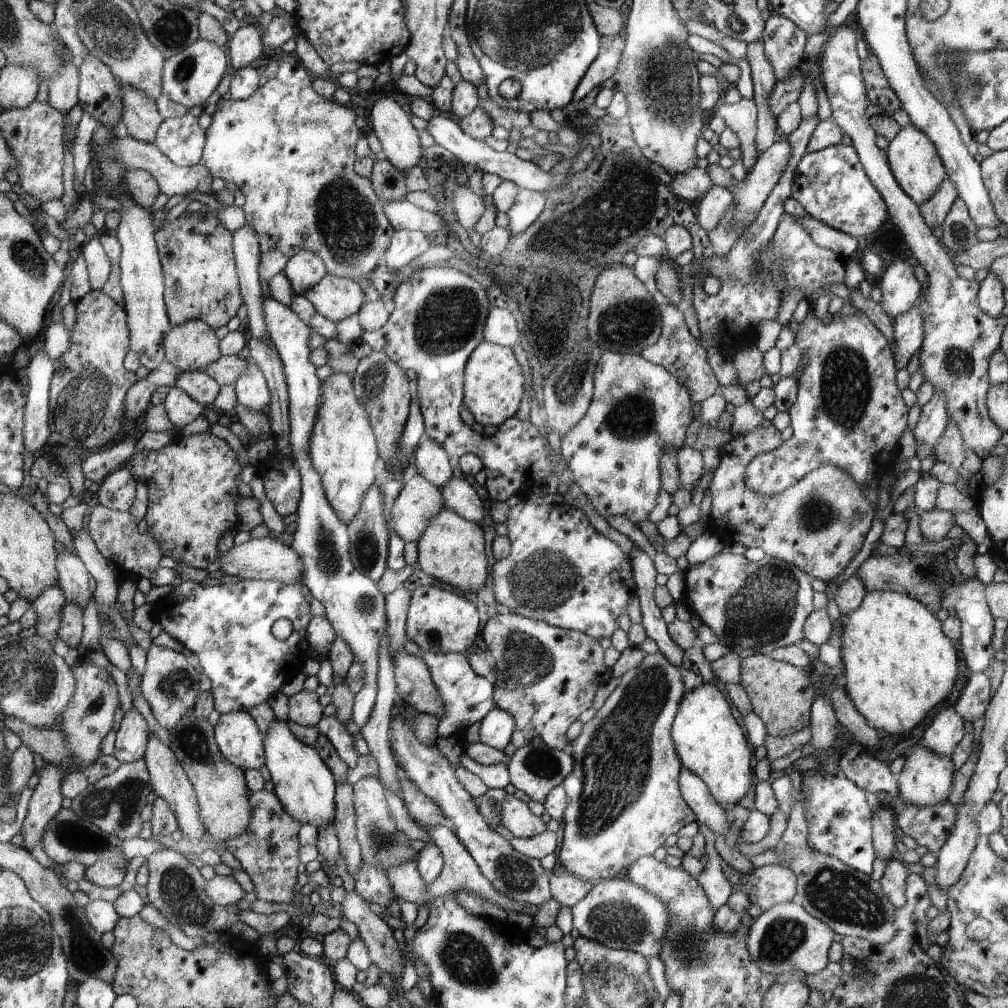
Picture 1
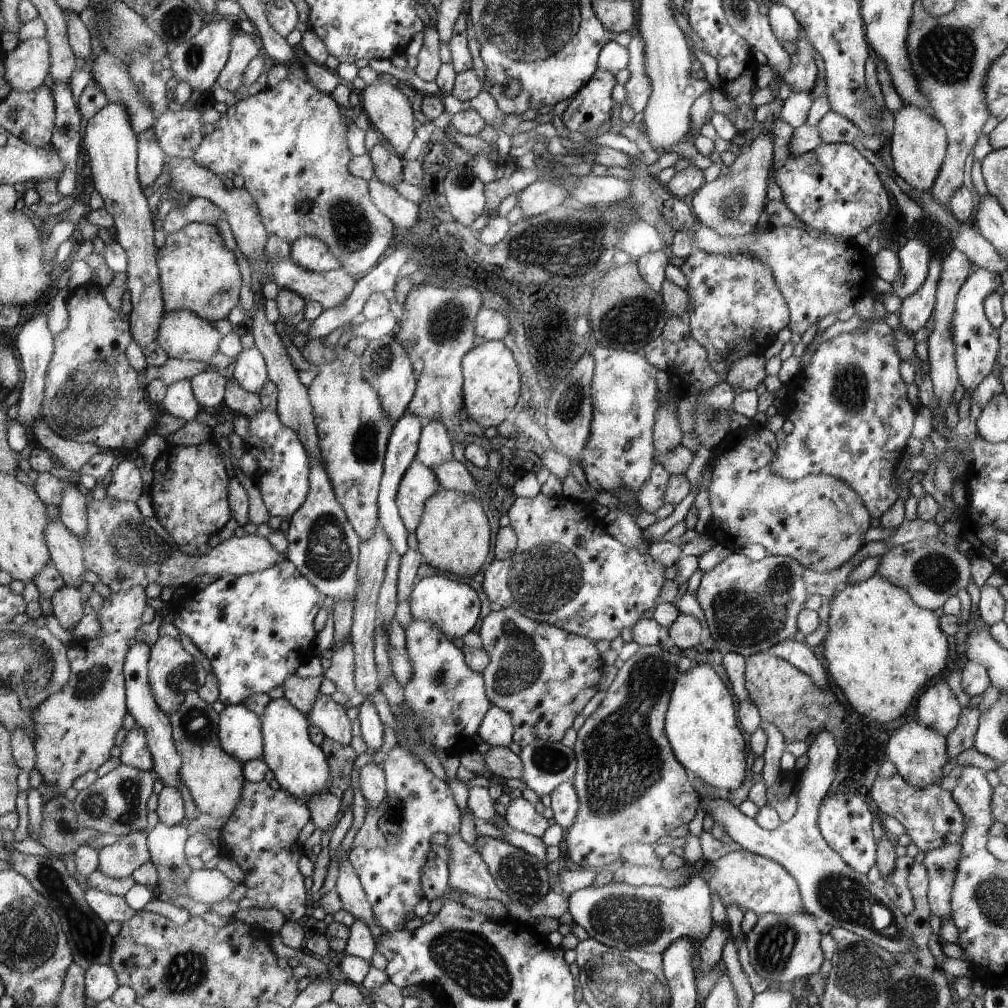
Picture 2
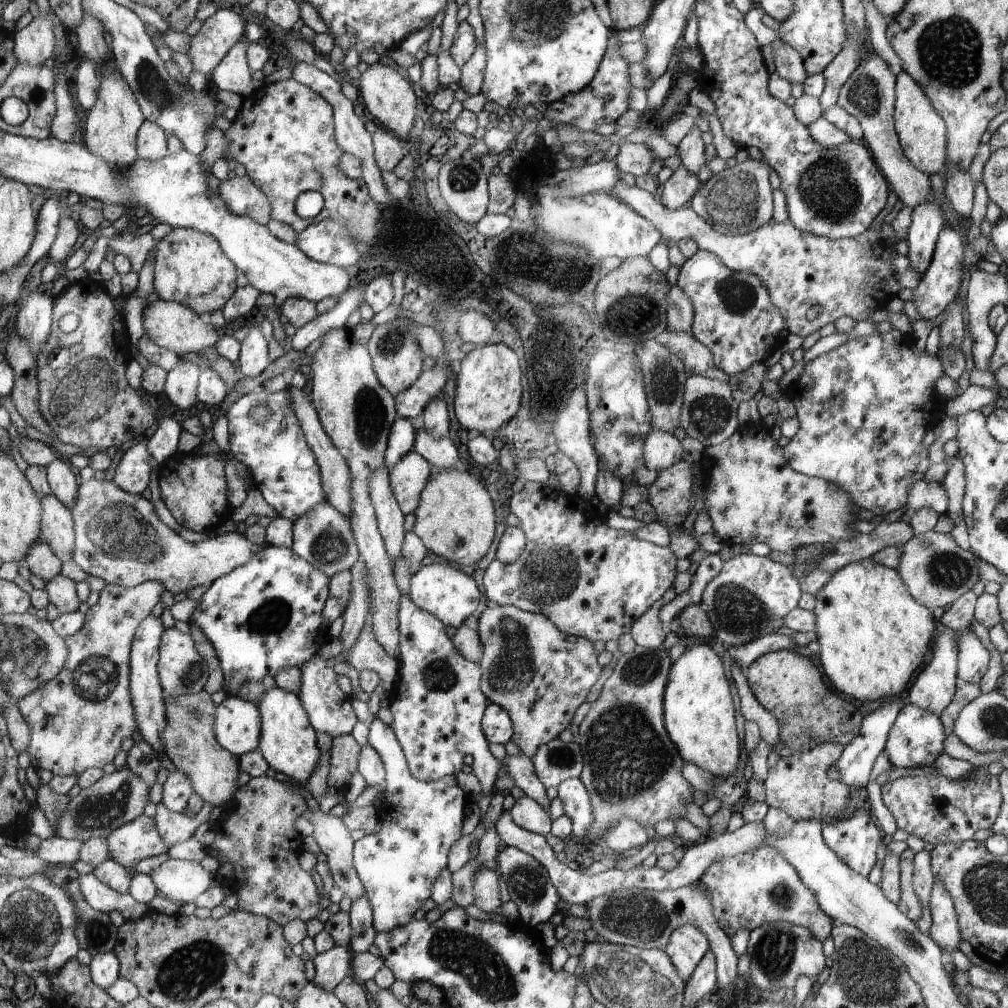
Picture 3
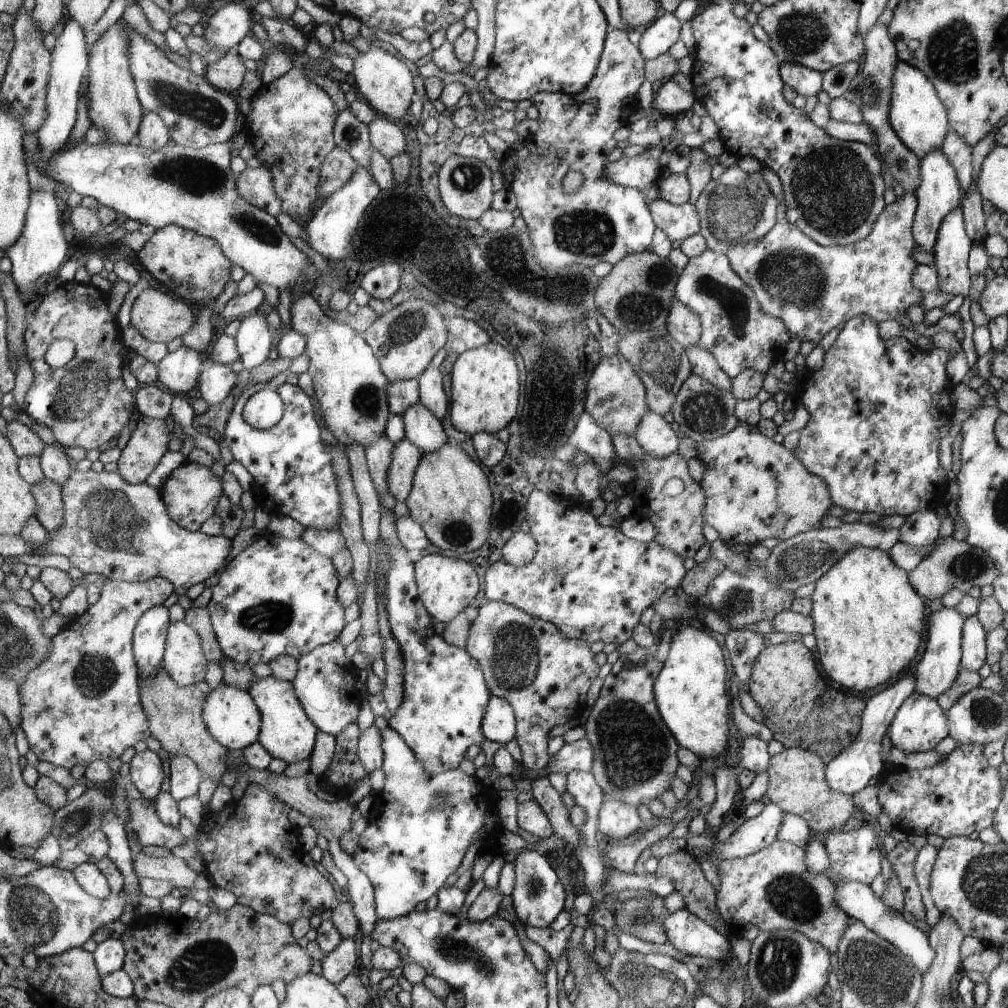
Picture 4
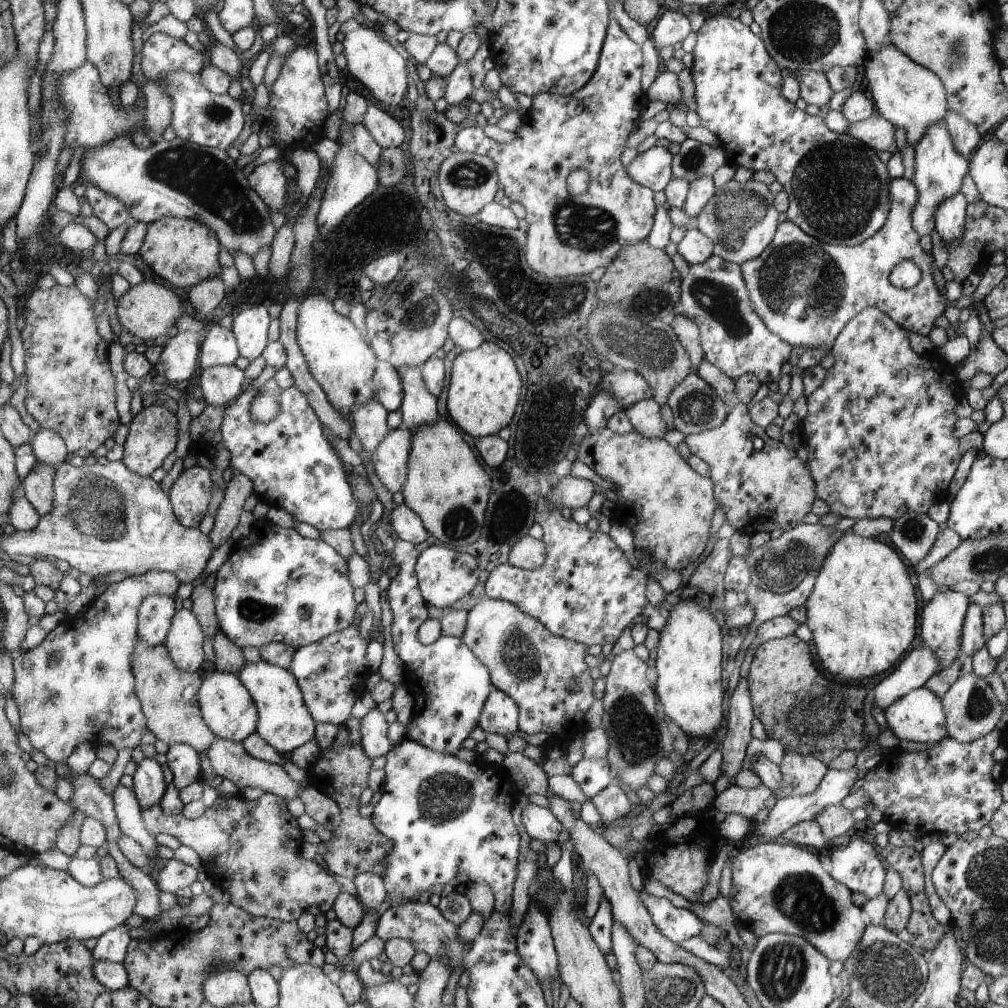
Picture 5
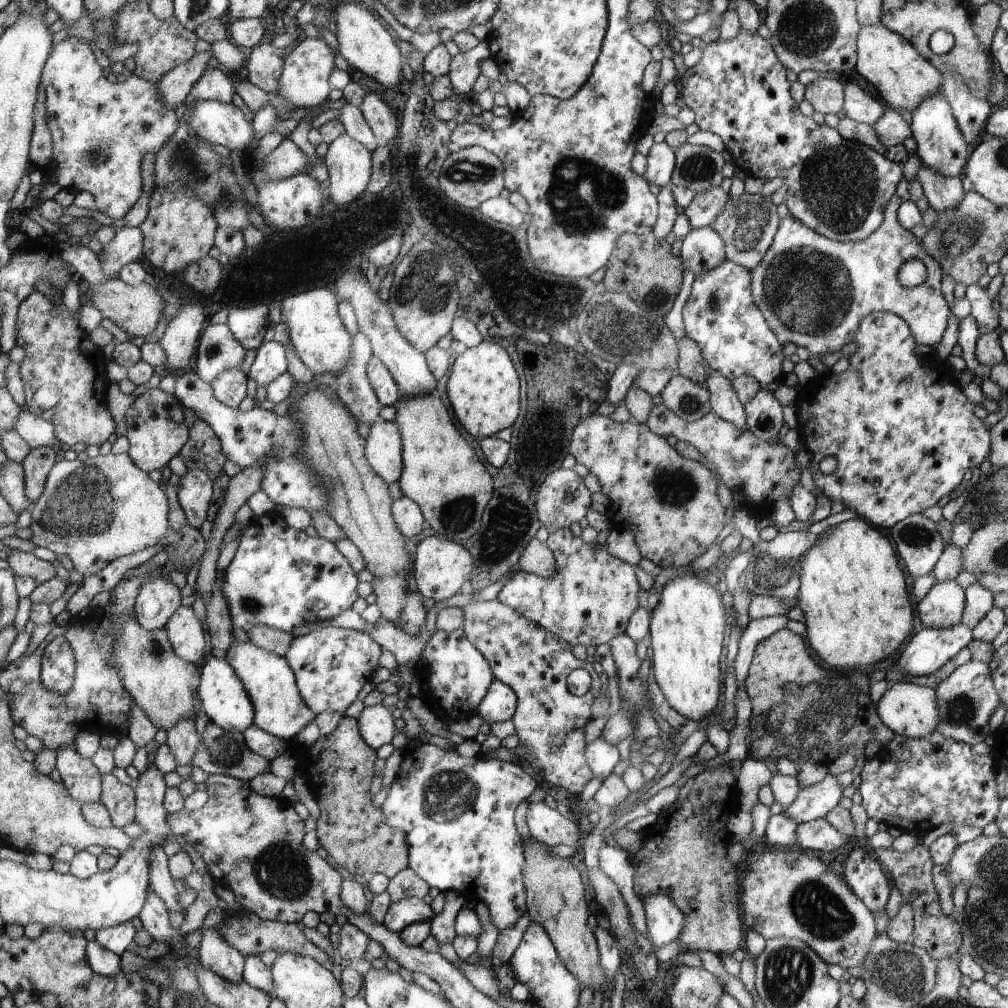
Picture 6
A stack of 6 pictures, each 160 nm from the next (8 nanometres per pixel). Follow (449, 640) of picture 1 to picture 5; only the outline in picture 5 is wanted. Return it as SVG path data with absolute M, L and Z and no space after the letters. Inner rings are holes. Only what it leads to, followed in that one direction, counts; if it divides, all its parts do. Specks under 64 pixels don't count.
M429 546L420 553L417 558L416 576L420 580L421 595L425 602L430 604L434 612L438 614L452 610L452 604L465 598L472 588L478 584L480 564L476 564L476 559L464 552L452 552L444 546Z

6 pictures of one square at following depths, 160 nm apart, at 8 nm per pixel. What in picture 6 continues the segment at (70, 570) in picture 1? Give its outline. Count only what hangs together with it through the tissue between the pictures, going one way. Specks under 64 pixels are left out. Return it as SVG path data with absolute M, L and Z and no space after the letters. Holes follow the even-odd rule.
M53 446L32 448L22 462L25 477L24 490L26 498L30 501L38 501L45 491L45 483L48 481L50 470L53 470L56 464L55 448Z

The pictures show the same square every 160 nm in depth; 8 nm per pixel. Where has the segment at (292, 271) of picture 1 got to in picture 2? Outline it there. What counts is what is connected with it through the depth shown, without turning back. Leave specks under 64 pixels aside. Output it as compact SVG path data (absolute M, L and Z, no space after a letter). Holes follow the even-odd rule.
M306 236L291 243L290 258L298 262L298 266L312 272L327 272L342 269L341 260L333 254L330 246L320 238Z

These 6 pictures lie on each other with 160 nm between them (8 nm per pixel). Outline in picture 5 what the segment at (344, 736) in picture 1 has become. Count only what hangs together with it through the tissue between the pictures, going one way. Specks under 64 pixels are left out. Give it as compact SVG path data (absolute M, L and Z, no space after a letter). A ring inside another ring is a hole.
M348 626L322 641L295 650L289 670L298 674L298 682L302 682L302 690L306 690L305 706L310 706L310 714L314 714L318 722L340 727L349 721L354 702L364 692L364 680L376 671L368 660L369 641L360 636L358 627Z

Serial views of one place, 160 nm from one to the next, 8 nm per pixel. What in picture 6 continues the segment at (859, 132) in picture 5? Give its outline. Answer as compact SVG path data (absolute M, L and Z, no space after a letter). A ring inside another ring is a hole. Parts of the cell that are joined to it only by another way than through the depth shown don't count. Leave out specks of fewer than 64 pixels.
M893 109L886 110L884 116L873 125L878 140L885 148L897 146L901 143L910 145L912 141L912 128L910 122L904 120Z

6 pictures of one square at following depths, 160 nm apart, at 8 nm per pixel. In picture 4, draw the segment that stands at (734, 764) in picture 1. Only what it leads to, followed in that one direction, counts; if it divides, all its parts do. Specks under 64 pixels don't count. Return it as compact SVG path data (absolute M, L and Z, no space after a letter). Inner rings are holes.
M682 625L672 636L668 658L654 682L654 698L664 724L679 747L692 751L699 759L719 759L728 746L730 720L728 674L722 648L702 628Z

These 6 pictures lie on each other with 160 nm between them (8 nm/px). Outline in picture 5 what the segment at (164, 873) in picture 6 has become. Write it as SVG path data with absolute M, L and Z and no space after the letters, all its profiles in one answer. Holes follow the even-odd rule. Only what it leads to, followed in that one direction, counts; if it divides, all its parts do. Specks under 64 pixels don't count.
M122 785L116 786L112 792L113 803L116 804L118 828L123 835L136 840L146 852L146 856L152 860L152 864L160 866L161 859L156 854L158 848L155 836L146 829L142 820L141 806L134 792Z

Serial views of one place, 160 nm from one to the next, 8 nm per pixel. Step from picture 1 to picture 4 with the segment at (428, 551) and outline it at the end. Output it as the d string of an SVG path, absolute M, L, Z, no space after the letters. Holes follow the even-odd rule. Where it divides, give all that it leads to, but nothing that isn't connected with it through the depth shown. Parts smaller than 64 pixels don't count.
M450 441L442 444L436 452L424 454L413 478L412 492L406 498L406 506L410 517L416 520L426 534L427 540L440 550L456 552L458 556L472 550L478 550L488 542L490 522L492 522L492 492L488 486L488 478L480 466L476 466L470 456L458 446L450 446Z

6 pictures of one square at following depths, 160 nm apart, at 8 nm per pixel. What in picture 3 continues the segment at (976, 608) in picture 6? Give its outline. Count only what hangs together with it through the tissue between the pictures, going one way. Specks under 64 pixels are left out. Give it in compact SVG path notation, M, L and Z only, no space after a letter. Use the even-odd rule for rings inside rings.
M970 626L966 630L962 630L958 650L957 678L963 682L979 684L980 679L988 670L990 652Z

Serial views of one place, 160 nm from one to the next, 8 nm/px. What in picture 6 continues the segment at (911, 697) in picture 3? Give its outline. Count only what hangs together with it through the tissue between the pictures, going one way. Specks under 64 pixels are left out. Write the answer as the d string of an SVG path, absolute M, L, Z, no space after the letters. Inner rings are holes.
M956 580L936 581L916 606L924 627L947 628L961 623L965 606L964 590Z

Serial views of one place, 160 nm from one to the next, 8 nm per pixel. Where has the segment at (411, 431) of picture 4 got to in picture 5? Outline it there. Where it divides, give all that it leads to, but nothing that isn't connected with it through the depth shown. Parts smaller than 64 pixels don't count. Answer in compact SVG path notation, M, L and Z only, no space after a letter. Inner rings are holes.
M400 366L397 370L404 384L404 401L398 410L402 416L402 427L413 432L416 428L434 424L439 418L437 397L428 391L421 368Z

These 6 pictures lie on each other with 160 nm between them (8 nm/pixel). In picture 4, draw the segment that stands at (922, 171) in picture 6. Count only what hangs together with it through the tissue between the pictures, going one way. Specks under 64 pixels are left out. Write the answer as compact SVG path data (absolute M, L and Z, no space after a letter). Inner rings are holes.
M956 206L942 220L934 244L934 265L940 292L969 296L971 276L967 266L972 240L966 233L962 208Z

